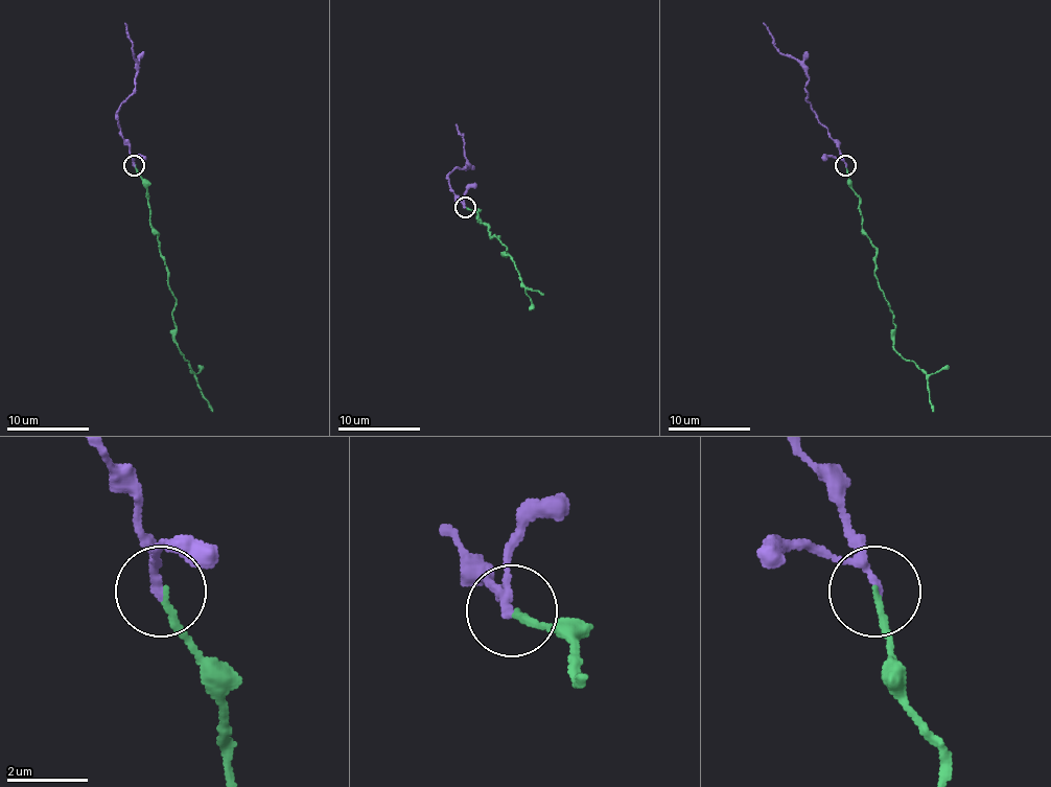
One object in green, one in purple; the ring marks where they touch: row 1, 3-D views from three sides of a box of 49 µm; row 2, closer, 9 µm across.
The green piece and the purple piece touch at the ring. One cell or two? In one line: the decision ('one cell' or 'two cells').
one cell

